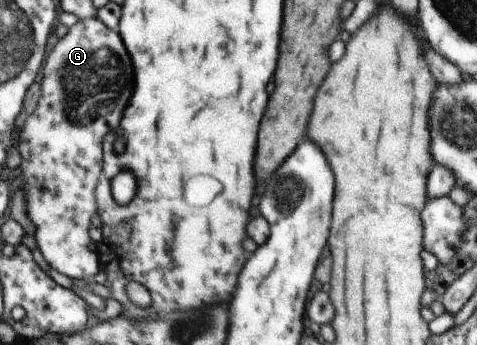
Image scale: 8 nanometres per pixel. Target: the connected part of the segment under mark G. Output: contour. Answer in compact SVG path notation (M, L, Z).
M95 16L90 19L81 19L78 23L75 23L72 27L69 27L67 35L59 41L54 43L51 53L48 53L47 61L43 65L43 79L41 79L41 98L39 99L37 108L31 117L27 119L23 129L16 135L16 149L21 155L20 173L25 180L25 209L27 210L27 216L35 224L34 239L36 247L41 251L45 261L53 269L67 275L75 283L83 284L88 281L93 281L93 277L101 269L97 254L94 252L94 244L89 235L89 230L93 227L91 224L91 218L97 212L96 198L94 195L97 183L102 175L101 167L101 150L103 139L106 134L114 131L119 127L119 121L121 121L121 115L123 115L123 109L125 105L129 103L131 99L131 93L133 93L133 65L131 65L132 59L129 59L129 53L125 49L120 34L108 29L98 18Z

